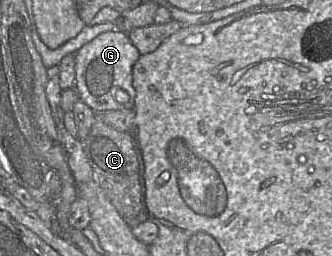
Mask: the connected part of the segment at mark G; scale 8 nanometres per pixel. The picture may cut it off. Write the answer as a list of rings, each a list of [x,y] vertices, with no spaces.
[[[107,31],[85,44],[75,56],[75,85],[78,98],[96,114],[134,110],[136,91],[132,84],[133,66],[141,54],[122,31]]]

